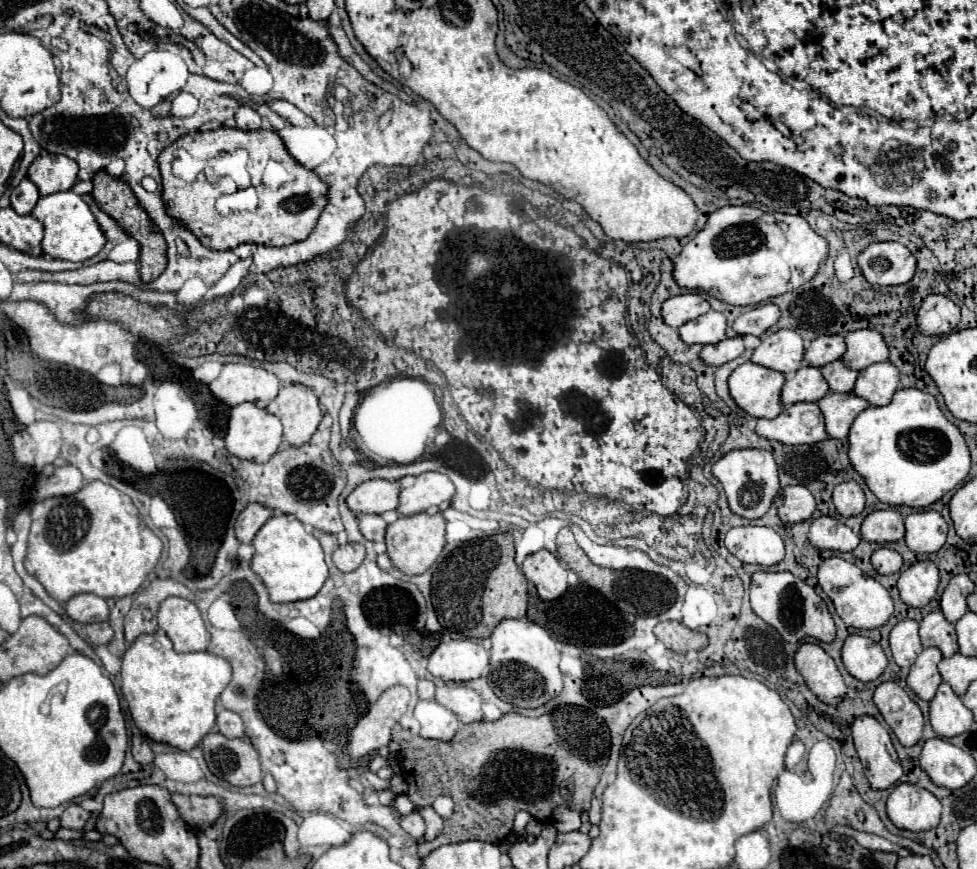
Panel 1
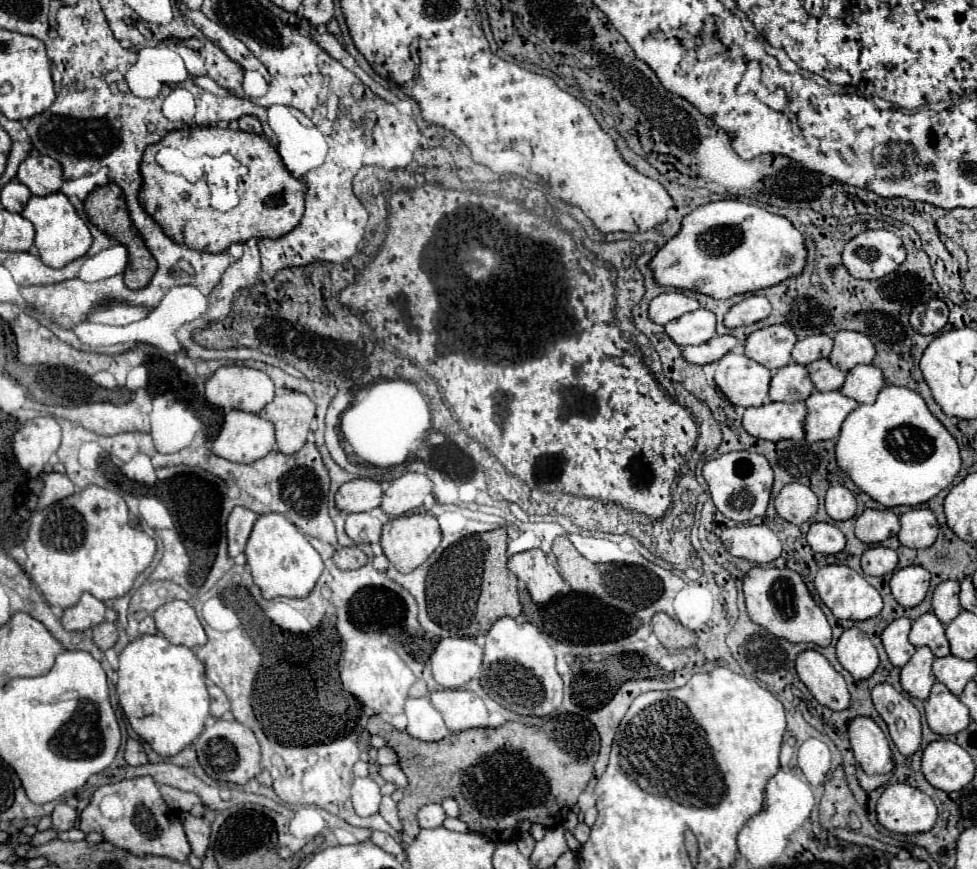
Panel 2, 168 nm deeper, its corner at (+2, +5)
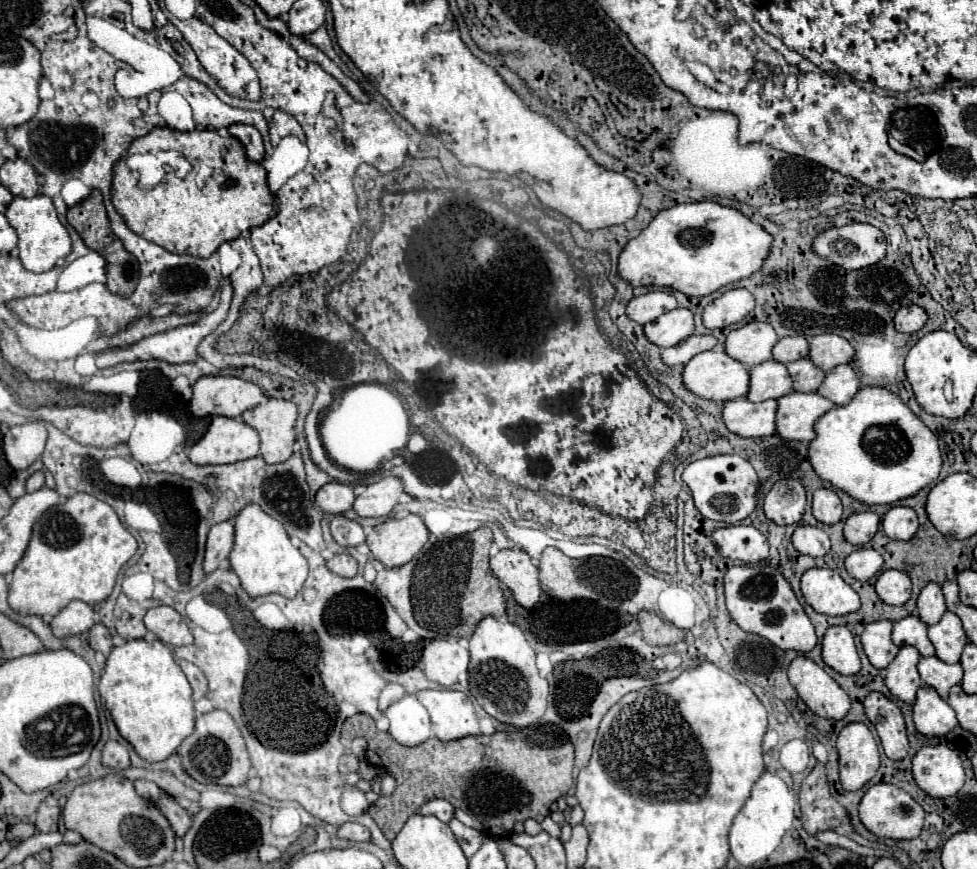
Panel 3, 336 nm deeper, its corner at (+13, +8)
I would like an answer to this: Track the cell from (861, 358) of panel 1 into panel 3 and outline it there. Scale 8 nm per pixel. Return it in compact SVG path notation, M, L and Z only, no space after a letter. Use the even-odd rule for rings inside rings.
M820 334L810 340L810 356L818 368L824 372L832 370L838 364L846 364L854 358L852 344L838 334Z

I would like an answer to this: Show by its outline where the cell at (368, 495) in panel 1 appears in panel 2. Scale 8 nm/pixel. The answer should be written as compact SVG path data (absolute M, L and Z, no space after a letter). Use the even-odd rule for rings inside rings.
M353 479L339 487L335 495L335 505L347 513L371 511L381 505L381 485L373 479Z

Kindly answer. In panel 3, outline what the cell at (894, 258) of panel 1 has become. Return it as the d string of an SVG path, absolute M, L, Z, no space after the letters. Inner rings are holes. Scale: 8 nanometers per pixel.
M870 224L830 228L814 240L814 252L846 270L860 270L886 256L886 236Z

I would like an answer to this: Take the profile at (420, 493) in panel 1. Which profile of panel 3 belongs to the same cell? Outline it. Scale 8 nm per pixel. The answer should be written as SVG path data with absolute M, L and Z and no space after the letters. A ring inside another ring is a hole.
M398 476L382 478L380 482L368 484L358 490L354 510L358 512L358 516L370 516L370 518L388 516L392 508L398 504L402 492L404 484Z

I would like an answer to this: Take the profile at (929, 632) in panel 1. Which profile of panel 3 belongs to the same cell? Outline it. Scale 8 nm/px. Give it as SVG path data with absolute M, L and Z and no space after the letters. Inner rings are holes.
M906 616L894 622L892 640L896 646L914 646L922 656L934 656L934 644L928 638L928 626L918 616Z

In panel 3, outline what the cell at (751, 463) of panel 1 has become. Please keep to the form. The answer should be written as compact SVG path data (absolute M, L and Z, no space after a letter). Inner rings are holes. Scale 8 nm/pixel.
M718 454L718 456L708 456L702 460L690 462L682 472L682 480L692 490L694 504L700 510L700 514L710 520L734 524L750 516L756 506L758 474L754 472L752 464L742 456Z

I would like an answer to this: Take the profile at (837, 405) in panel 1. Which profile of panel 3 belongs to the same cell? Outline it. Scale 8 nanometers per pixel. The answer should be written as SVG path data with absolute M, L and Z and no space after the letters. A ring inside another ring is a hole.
M790 392L778 398L778 414L776 414L776 432L784 440L802 440L812 442L816 432L814 424L820 416L824 416L836 404L818 392Z

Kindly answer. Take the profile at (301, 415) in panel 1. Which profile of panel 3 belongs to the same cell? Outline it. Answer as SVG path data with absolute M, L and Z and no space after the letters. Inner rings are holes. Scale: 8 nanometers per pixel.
M268 398L242 414L242 420L260 434L260 454L268 464L284 462L292 456L298 408L290 400Z

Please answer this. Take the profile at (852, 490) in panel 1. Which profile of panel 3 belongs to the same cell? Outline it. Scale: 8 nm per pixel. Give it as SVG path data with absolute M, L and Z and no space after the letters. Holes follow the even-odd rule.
M818 488L814 492L812 510L816 520L822 524L836 524L842 518L842 502L830 488Z

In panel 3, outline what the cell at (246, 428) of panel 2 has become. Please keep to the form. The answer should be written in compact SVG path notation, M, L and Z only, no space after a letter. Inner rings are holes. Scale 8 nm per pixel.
M212 416L208 430L188 448L194 464L230 464L258 456L258 432L238 418Z

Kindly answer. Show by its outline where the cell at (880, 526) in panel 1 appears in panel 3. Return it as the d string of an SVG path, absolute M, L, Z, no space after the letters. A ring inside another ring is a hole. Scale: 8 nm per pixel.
M870 510L850 514L848 520L844 522L844 538L850 544L864 546L874 538L874 534L880 528L880 522L882 522L882 518L876 512L870 512Z

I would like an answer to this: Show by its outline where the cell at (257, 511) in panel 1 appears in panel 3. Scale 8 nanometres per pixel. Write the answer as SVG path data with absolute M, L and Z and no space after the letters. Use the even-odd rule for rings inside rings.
M232 520L218 522L208 532L206 542L206 558L204 558L204 570L210 574L214 572L222 560L228 558L234 546L234 524Z

